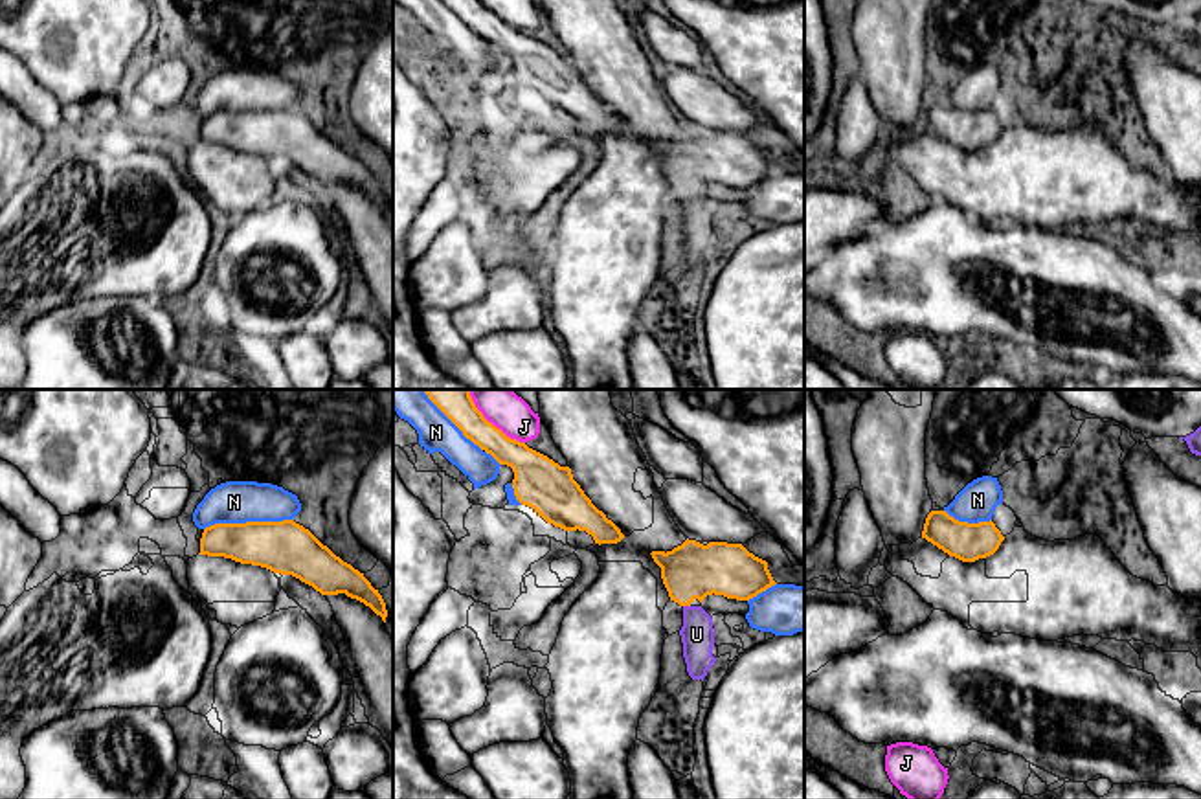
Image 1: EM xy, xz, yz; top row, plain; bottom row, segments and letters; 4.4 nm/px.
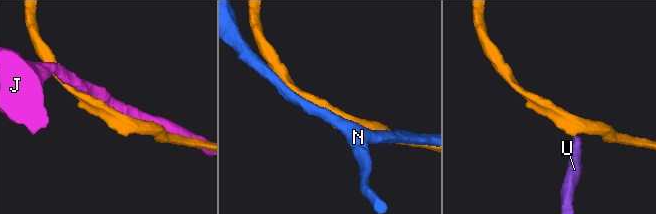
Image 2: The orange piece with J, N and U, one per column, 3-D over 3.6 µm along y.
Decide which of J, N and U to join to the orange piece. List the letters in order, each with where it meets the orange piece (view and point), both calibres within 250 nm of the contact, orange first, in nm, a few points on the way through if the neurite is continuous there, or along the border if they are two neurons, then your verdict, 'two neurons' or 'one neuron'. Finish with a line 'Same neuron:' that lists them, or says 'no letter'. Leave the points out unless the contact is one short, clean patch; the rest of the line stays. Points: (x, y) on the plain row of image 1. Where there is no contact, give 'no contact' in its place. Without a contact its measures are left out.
J: meets orange in xz at (500, 19); 190 nm thick on the orange side, 130 nm on the other; two neurons
N: meets orange in xy at (248, 111); 240 nm thick on the orange side, 190 nm on the other; two neurons
U: meets orange in xz at (687, 193); 240 nm thick on the orange side, 140 nm on the other; runs through xz (689, 160), (687, 193), (696, 210), (696, 223); one neuron
Same neuron: U

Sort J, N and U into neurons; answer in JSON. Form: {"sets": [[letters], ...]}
{"sets": [["J"], ["N"], ["U"]]}

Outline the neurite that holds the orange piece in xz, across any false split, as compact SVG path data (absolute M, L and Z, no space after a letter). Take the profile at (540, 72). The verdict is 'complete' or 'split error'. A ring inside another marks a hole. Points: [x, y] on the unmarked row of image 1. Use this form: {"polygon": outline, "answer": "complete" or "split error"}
{"polygon": "M443 0L466 28L514 61L512 77L522 94L531 96L547 112L564 119L586 119L595 132L617 132L621 118L599 99L573 68L569 55L560 55L525 31L507 26L481 0Z", "answer": "complete"}

